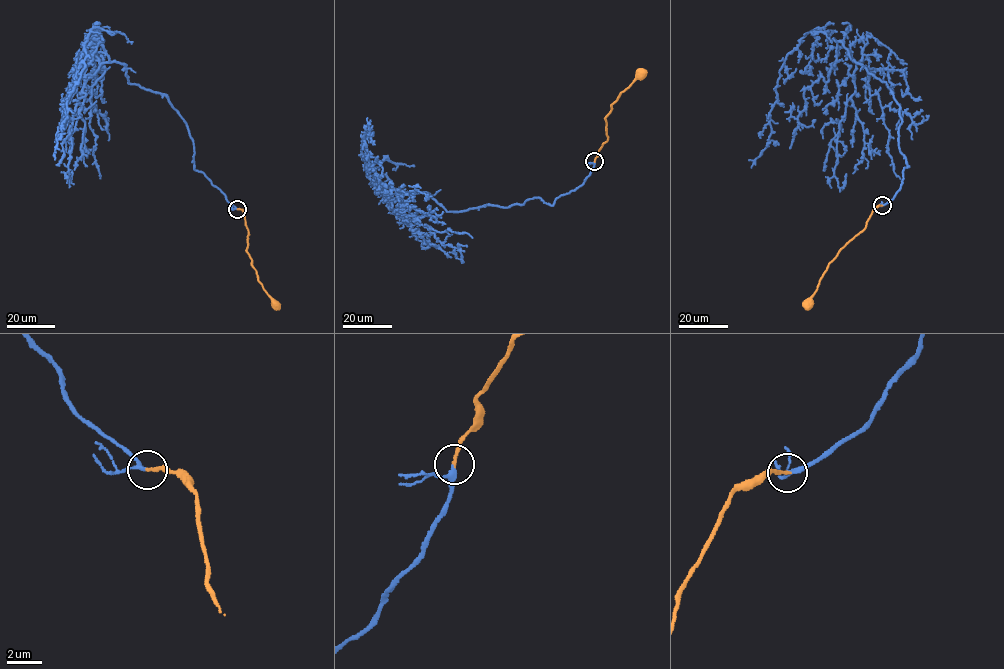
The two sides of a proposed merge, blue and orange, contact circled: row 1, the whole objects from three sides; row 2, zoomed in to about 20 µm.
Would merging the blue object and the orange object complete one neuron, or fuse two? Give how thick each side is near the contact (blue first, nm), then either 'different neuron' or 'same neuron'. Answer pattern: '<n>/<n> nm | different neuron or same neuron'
190/190 nm | same neuron

